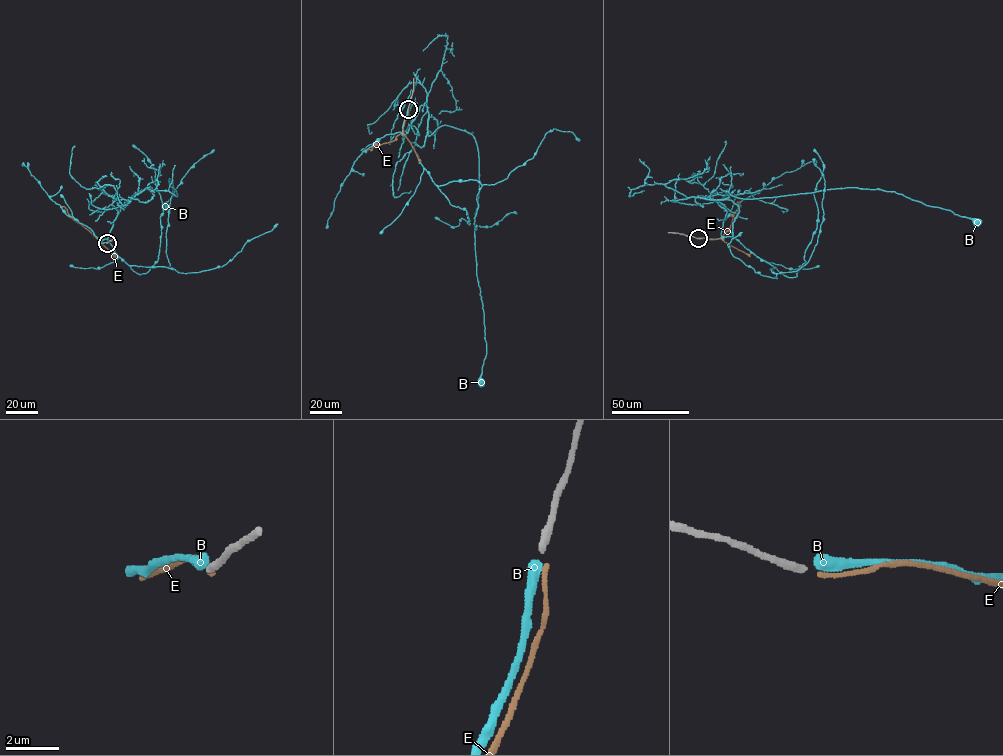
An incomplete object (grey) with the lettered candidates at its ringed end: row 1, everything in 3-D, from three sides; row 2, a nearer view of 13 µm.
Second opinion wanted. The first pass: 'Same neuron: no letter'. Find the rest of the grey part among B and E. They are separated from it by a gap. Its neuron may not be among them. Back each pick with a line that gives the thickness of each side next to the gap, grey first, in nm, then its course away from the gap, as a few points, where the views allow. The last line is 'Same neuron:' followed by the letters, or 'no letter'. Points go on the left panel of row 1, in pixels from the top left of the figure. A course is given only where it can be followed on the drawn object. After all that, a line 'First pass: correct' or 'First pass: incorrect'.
Same neuron: no letter
First pass: correct

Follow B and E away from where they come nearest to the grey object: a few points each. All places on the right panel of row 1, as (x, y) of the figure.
B: (699, 238), (732, 236), (739, 207), (720, 189), (750, 198), (838, 188), (878, 189), (977, 222)
E: (699, 238), (720, 238), (729, 229), (737, 212), (737, 202), (740, 202)

